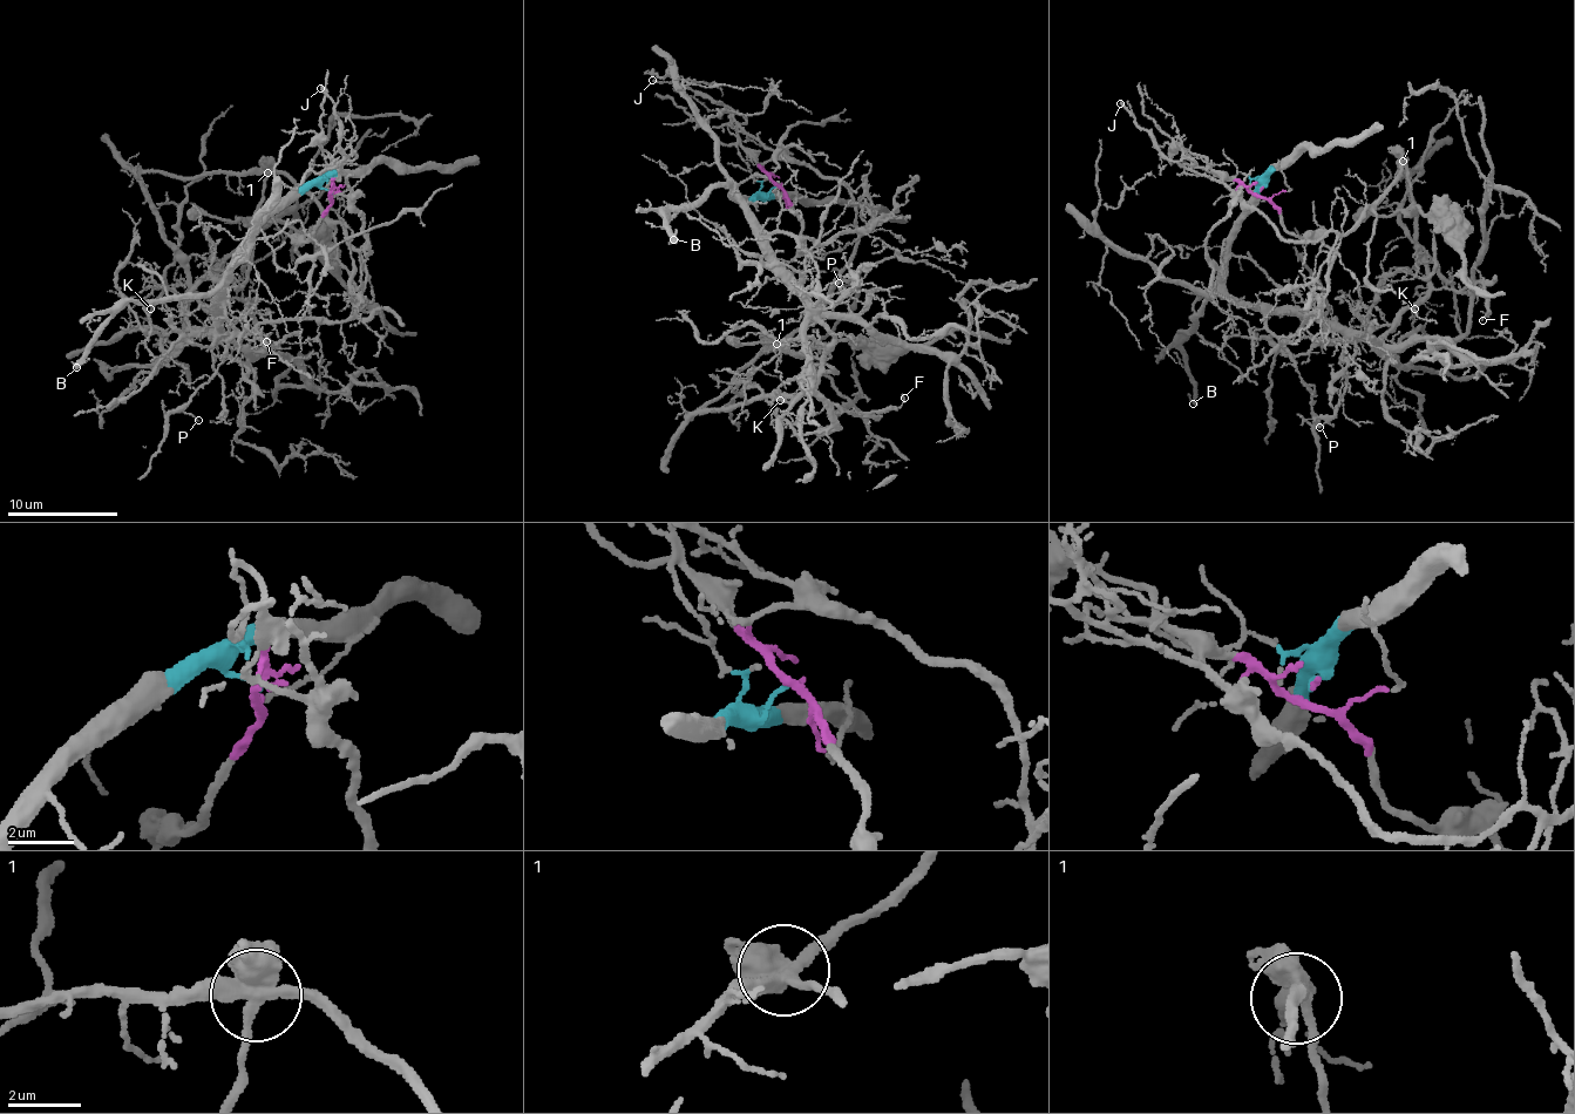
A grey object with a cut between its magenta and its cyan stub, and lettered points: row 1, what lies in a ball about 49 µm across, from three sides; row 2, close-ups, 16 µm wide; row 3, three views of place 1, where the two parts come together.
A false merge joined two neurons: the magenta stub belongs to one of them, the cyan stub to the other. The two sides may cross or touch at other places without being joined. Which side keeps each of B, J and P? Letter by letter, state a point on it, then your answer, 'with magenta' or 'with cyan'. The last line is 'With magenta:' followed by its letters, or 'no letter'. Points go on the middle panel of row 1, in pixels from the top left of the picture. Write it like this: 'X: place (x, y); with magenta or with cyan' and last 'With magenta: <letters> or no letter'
B: place (673, 239); with cyan
J: place (652, 80); with magenta
P: place (839, 283); with cyan
With magenta: J

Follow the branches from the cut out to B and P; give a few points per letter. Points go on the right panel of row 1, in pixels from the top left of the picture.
B: (1261, 189), (1251, 194), (1227, 263), (1189, 316), (1192, 328), (1182, 331), (1193, 403)
P: (1261, 189), (1251, 194), (1227, 251), (1226, 284), (1230, 296), (1262, 312), (1265, 328), (1309, 388), (1321, 428)

